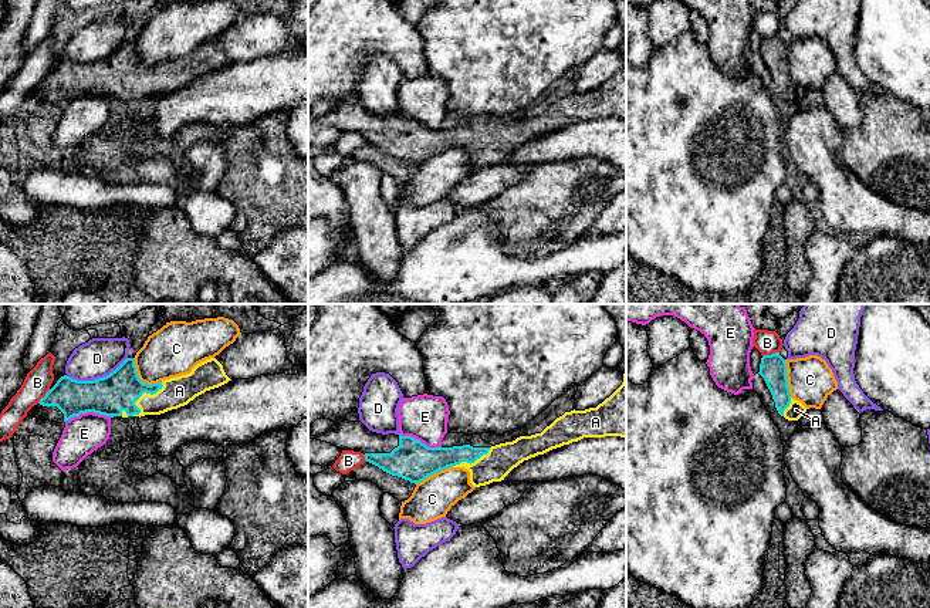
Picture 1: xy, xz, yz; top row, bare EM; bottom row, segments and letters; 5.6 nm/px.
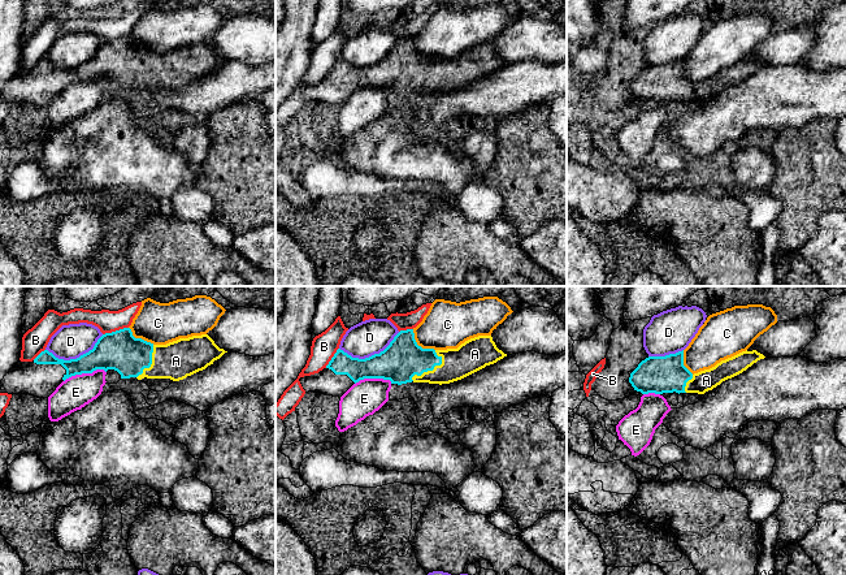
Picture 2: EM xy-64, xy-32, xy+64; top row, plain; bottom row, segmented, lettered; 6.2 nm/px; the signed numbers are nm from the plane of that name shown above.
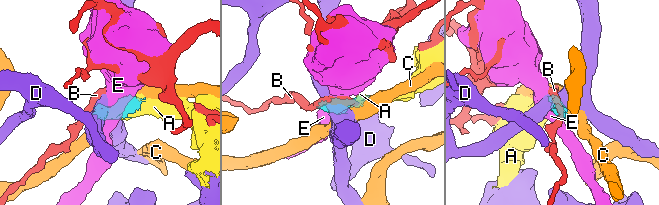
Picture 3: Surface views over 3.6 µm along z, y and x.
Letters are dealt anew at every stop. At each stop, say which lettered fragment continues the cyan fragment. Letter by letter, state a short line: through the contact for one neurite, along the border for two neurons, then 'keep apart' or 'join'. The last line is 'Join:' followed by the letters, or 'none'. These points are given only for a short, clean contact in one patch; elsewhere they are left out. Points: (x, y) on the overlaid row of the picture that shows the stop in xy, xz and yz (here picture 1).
A: join
B: keep apart
C: keep apart
D: keep apart
E: keep apart
Join: A

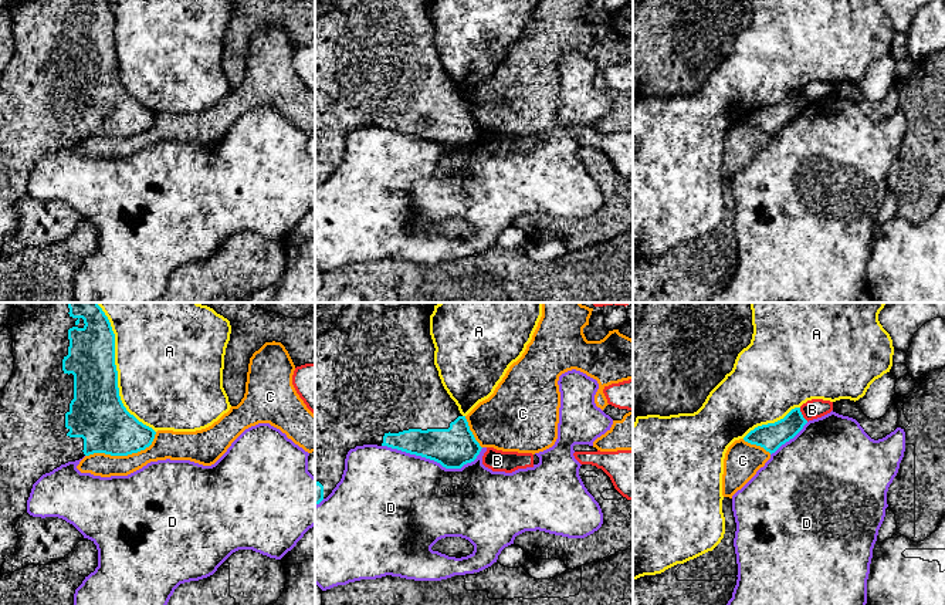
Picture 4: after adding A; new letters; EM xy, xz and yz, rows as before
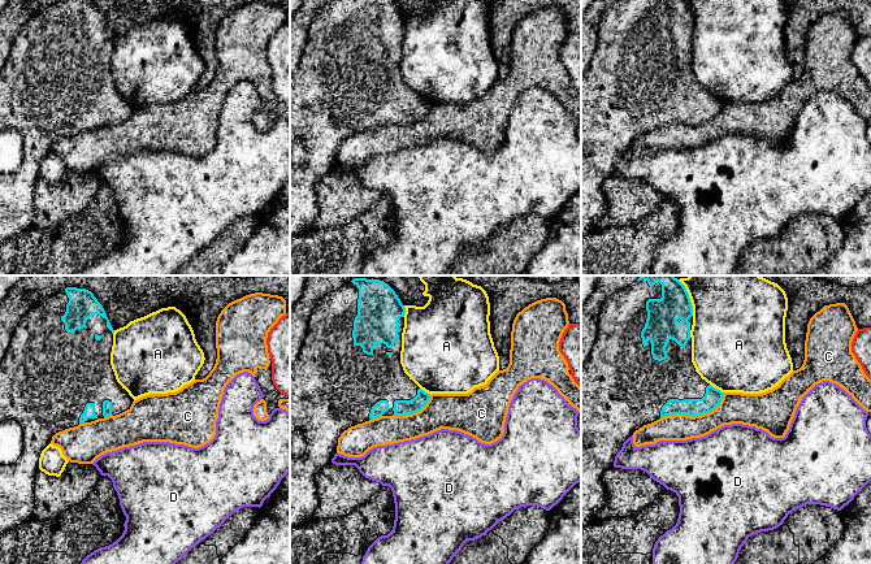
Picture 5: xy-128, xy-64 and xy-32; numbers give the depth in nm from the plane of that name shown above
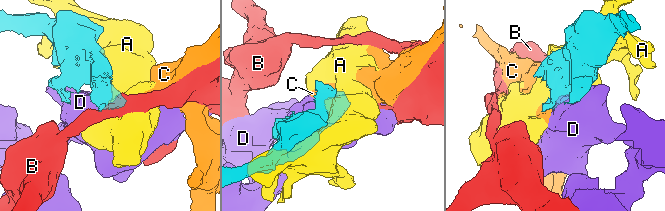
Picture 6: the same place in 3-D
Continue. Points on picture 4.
A: keep apart
B: line yz (799, 408), (808, 421); keep apart
C: keep apart
D: keep apart
Join: none

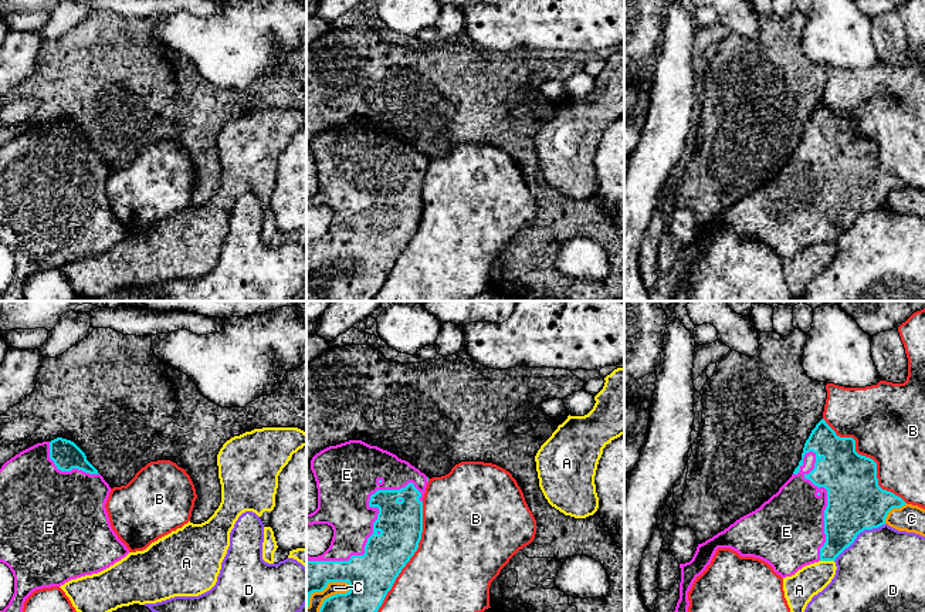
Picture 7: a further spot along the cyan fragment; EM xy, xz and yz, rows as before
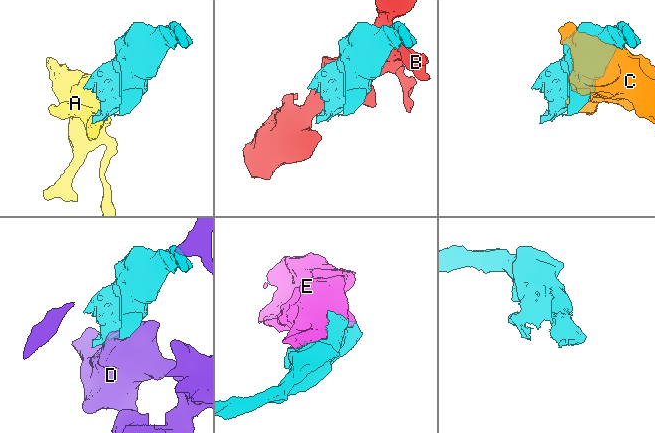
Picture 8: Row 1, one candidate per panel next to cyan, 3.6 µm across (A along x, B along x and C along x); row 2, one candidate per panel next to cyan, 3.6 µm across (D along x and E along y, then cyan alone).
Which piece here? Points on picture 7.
A: keep apart
B: keep apart
C: keep apart
D: keep apart
E: join
Join: E

